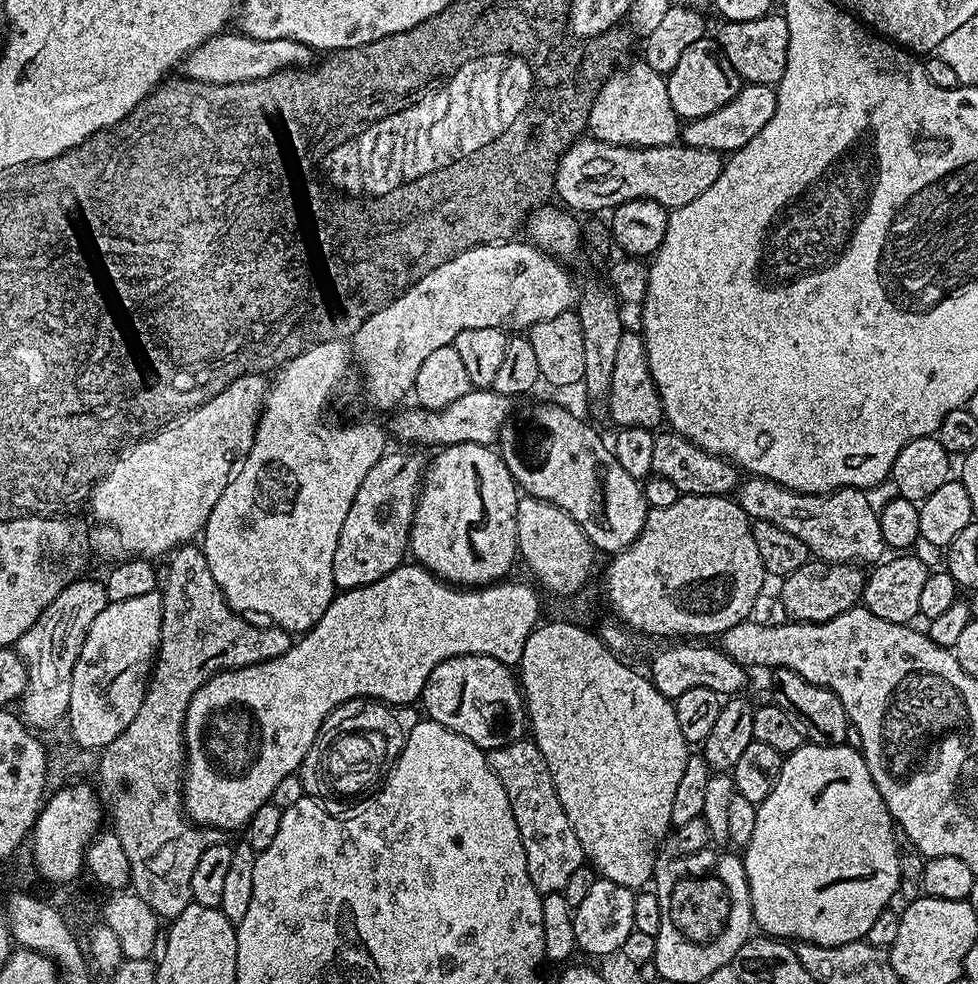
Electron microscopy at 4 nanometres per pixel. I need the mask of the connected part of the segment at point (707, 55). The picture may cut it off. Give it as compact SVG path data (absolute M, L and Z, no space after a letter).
M705 38L694 42L694 46L689 46L683 52L678 66L674 66L674 70L667 73L670 106L674 106L681 121L697 120L706 114L714 114L714 110L726 106L726 102L730 102L730 98L734 98L742 86L734 66L730 66L723 52L713 41L711 44L710 40Z

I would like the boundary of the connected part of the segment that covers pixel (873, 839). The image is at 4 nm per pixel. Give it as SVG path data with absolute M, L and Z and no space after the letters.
M805 742L798 750L784 756L782 774L778 774L778 782L774 782L774 790L758 805L758 823L754 825L754 835L747 848L743 849L742 859L746 878L750 886L750 902L755 927L761 933L785 942L803 942L818 946L842 946L846 942L865 939L874 926L878 914L882 914L891 904L892 895L900 888L900 848L896 845L897 829L894 827L892 815L888 813L882 794L878 794L878 786L874 786L874 778L870 778L870 770L866 766L863 755L847 744L813 744Z

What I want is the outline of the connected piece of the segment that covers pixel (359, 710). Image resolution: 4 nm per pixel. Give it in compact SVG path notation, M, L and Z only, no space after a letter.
M372 698L349 700L335 708L324 719L320 733L314 738L300 766L298 775L304 787L304 795L329 802L340 800L343 796L360 796L368 791L371 793L381 783L380 767L395 760L404 748L410 730L414 730L418 716L412 711L408 706L397 710Z

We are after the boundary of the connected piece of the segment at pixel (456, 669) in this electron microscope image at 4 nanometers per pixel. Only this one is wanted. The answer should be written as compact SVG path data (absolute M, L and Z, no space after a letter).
M455 656L434 666L430 678L426 678L423 704L428 711L425 712L427 719L454 730L454 734L462 734L462 738L470 738L474 746L485 750L506 746L515 740L525 739L526 736L526 705L522 689L513 669L498 662L493 656Z

